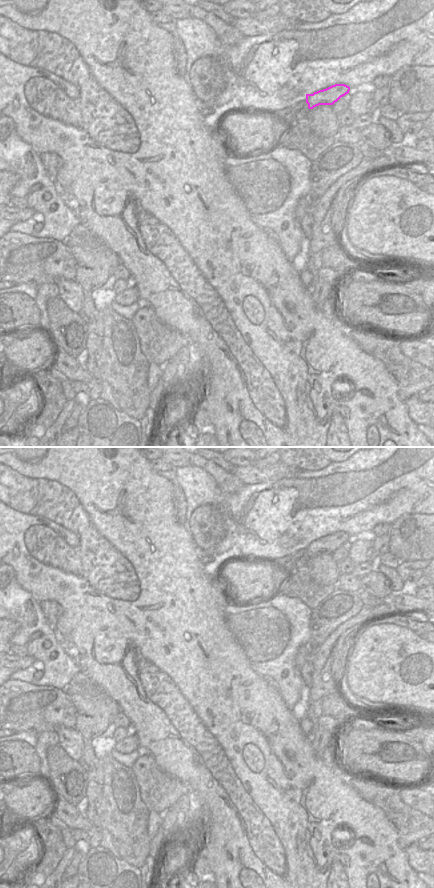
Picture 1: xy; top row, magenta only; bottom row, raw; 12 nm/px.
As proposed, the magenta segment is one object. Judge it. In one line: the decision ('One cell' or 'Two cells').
Two cells.

